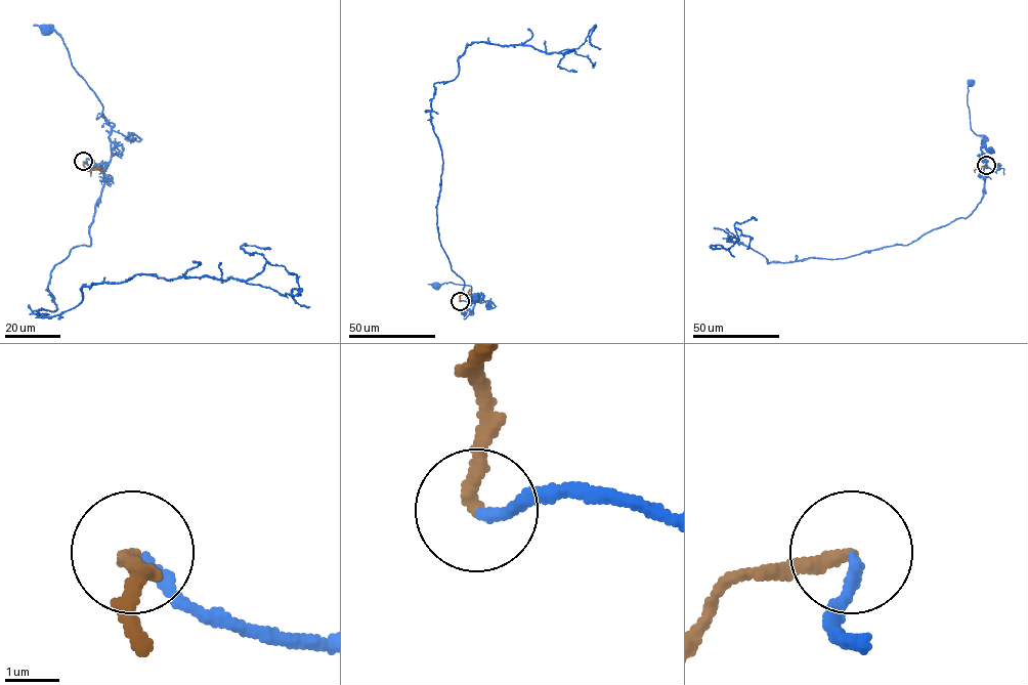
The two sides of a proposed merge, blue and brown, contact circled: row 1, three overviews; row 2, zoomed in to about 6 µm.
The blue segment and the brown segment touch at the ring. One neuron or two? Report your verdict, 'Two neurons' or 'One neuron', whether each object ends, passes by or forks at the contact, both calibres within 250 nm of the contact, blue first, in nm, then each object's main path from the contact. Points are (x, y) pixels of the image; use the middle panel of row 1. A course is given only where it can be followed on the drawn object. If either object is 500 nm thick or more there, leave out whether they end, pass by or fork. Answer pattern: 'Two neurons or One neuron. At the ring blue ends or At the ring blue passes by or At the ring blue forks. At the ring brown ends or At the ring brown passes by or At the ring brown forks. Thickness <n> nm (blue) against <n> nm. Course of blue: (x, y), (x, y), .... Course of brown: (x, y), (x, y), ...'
One neuron. At the ring blue ends. At the ring brown ends. Thickness 240 nm (blue) against 280 nm. Course of blue: (460, 301), (476, 301), (475, 296), (474, 300), (471, 298), (469, 285), (450, 282), (437, 286). Course of brown: (460, 301), (461, 294), (467, 296), (472, 290)

